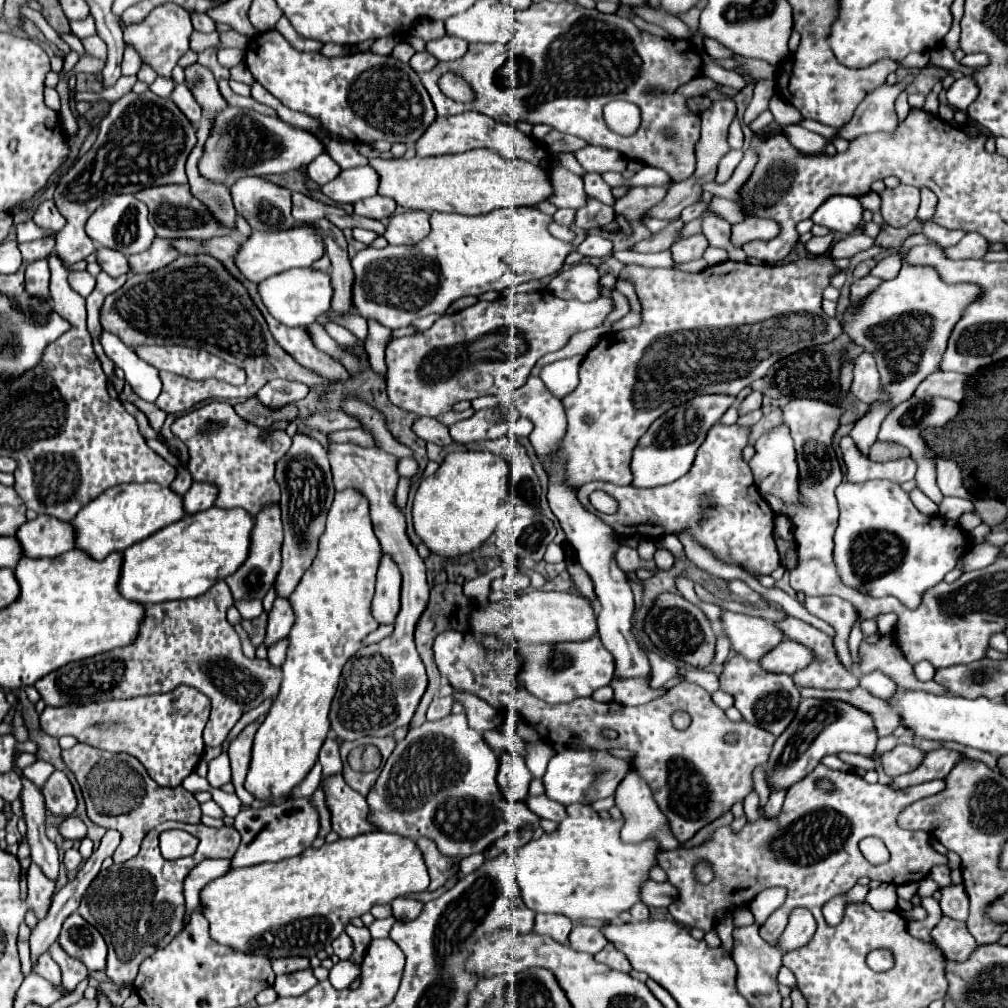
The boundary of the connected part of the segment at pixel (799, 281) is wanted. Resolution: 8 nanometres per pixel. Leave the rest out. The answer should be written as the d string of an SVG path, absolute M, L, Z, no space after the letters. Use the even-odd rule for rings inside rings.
M817 255L817 257L803 257L803 259L795 259L789 263L773 263L773 265L751 265L751 263L733 263L733 261L725 261L713 267L707 267L701 273L683 273L677 269L645 269L639 265L627 265L621 271L621 279L629 279L633 281L641 307L643 307L643 323L639 327L627 329L627 331L611 331L609 335L603 335L601 341L585 355L581 367L579 367L579 385L573 393L569 393L563 399L565 411L567 411L567 435L563 439L563 449L561 455L567 459L567 479L575 485L581 487L583 483L589 481L609 481L615 485L631 485L633 481L633 473L631 473L631 453L635 449L635 445L639 443L641 435L649 429L649 425L661 417L665 411L669 411L675 405L681 405L701 393L729 393L729 395L737 395L741 389L745 389L747 385L751 385L755 379L765 377L765 373L769 371L769 367L773 363L777 363L781 357L789 357L789 353L797 353L801 349L813 347L813 345L821 345L821 343L829 343L833 341L843 329L841 323L837 319L831 319L823 313L821 309L821 301L823 301L823 289L829 287L833 275L841 273L843 269L839 269L837 265L833 265L831 255ZM589 415L593 419L593 423L585 423L583 417Z

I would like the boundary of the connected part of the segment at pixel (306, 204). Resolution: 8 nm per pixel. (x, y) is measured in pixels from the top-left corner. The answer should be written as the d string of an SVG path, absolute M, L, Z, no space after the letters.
M293 193L293 211L291 215L295 217L295 221L317 221L317 219L327 219L333 225L343 230L348 228L360 227L363 229L375 229L379 233L379 237L370 246L374 248L387 247L387 241L383 239L383 231L385 225L379 223L378 220L355 215L355 213L345 213L343 209L335 207L335 205L327 205L311 195L305 193Z

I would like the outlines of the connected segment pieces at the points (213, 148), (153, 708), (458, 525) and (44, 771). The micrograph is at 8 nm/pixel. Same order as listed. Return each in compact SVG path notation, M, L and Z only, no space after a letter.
M229 107L213 129L213 137L205 143L205 157L201 157L201 173L205 177L217 177L217 181L229 181L229 187L237 177L245 175L271 175L287 173L307 167L309 161L325 153L323 143L313 133L299 129L279 117L261 115L253 109Z
M179 685L163 695L145 695L125 701L101 701L89 705L45 707L39 715L41 729L51 737L73 735L77 741L137 757L161 787L179 787L195 771L203 755L203 727L209 719L211 701L195 687Z
M489 451L449 453L441 467L419 483L413 501L413 527L427 549L455 559L479 549L503 517L509 493L509 465Z
M37 759L33 765L29 765L27 769L21 769L21 775L25 775L27 779L31 781L37 781L37 785L45 785L45 781L51 777L53 773L53 765L51 763L45 763L41 759Z

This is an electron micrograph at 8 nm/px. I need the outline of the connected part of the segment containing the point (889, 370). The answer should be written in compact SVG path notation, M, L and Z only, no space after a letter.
M905 243L899 251L903 267L895 279L885 281L859 307L849 307L845 311L845 333L857 345L863 345L865 351L875 355L883 389L891 395L889 405L873 403L873 413L869 413L869 417L861 417L851 431L851 437L863 453L869 453L869 445L877 441L885 413L909 399L927 375L939 371L955 323L961 319L965 307L983 295L983 289L975 283L945 283L935 267L907 263L905 259L909 249L911 247Z

